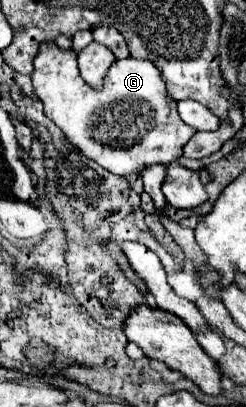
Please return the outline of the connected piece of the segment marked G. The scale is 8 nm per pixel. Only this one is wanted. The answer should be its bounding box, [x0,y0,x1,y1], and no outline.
[33,42,197,176]

